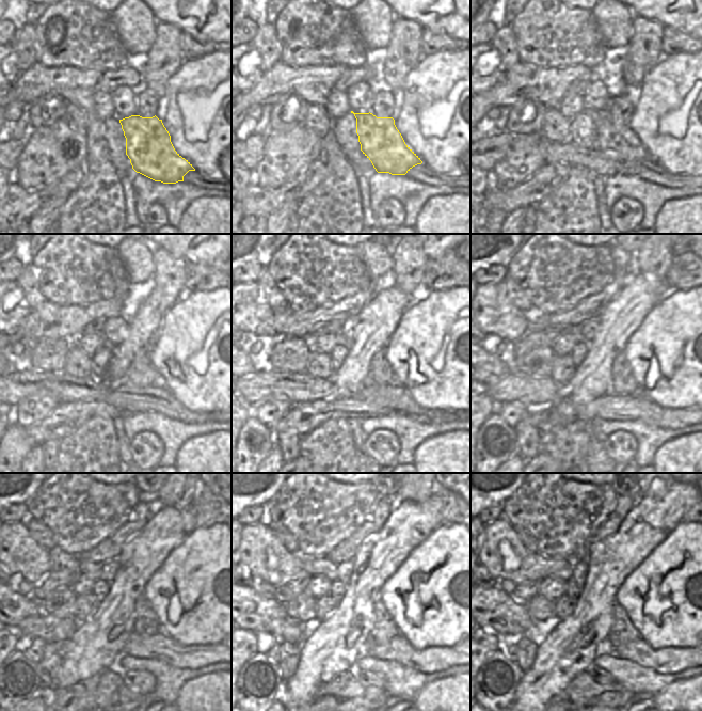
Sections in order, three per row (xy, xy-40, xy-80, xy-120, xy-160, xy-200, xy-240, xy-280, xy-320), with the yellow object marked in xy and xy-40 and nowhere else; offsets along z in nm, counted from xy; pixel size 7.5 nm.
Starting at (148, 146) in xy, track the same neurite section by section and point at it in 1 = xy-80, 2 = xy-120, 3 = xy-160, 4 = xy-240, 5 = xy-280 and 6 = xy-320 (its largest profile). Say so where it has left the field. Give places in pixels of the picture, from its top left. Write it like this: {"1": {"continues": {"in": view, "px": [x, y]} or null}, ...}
{"1": {"continues": {"in": "xy-80", "px": [622, 139]}}, "2": {"continues": {"in": "xy-120", "px": [132, 378]}}, "3": {"continues": {"in": "xy-160", "px": [340, 340]}}, "4": {"continues": {"in": "xy-240", "px": [94, 571]}}, "5": {"continues": {"in": "xy-280", "px": [260, 551]}}, "6": {"continues": {"in": "xy-320", "px": [503, 553]}}}

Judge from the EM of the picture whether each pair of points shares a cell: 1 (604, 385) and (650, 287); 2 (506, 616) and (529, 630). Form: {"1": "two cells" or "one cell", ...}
{"1": "one cell", "2": "one cell"}

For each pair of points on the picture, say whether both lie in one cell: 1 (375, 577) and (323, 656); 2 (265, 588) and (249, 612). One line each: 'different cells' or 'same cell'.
1: same cell
2: different cells

